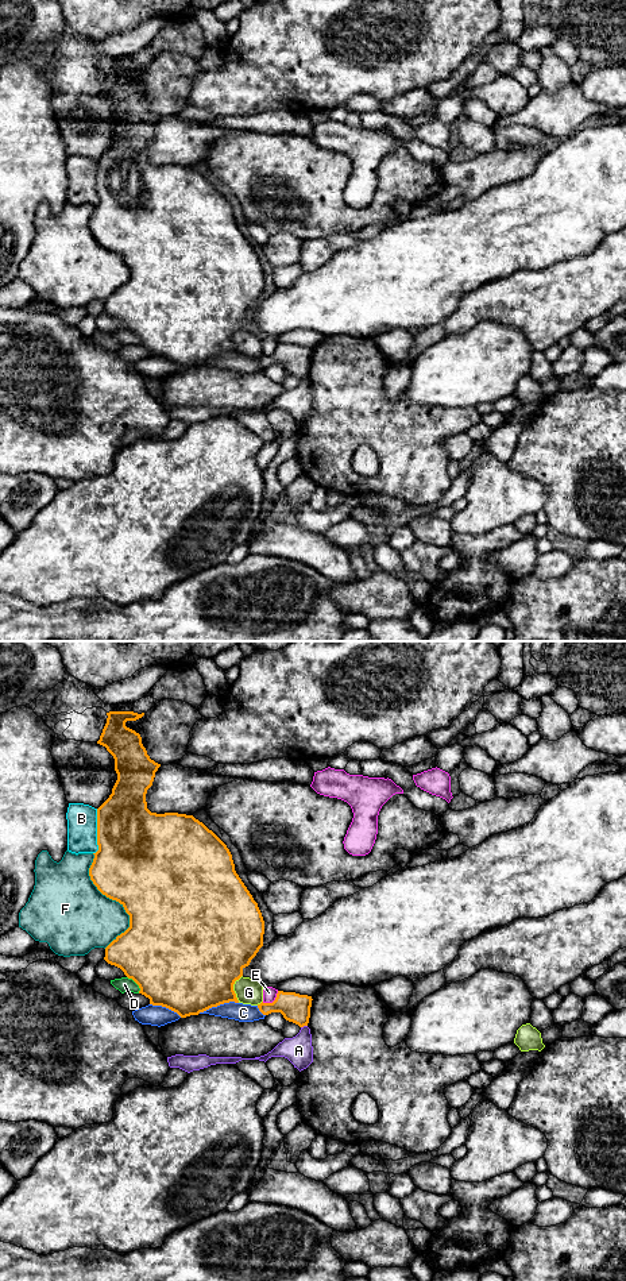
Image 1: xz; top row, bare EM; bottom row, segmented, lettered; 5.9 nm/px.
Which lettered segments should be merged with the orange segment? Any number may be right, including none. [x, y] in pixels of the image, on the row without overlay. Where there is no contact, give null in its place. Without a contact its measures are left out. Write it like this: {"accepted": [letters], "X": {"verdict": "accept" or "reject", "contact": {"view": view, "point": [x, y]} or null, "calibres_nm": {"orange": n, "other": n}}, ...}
{"accepted": [], "A": {"verdict": "reject", "contact": {"view": "xz", "point": [304, 377]}, "calibres_nm": {"orange": 170, "other": 170}}, "B": {"verdict": "reject", "contact": {"view": "xz", "point": [97, 184]}, "calibres_nm": {"orange": 460, "other": 180}}, "C": {"verdict": "reject", "contact": {"view": "xz", "point": [217, 357]}, "calibres_nm": {"orange": 500, "other": 110}}, "D": {"verdict": "reject", "contact": {"view": "xz", "point": [136, 335]}, "calibres_nm": {"orange": 500, "other": 90}}, "E": {"verdict": "reject", "contact": {"view": "xz", "point": [273, 354]}, "calibres_nm": {"orange": 170, "other": 80}}, "F": {"verdict": "reject", "contact": {"view": "xz", "point": [114, 251]}, "calibres_nm": {"orange": 500, "other": 420}}, "G": {"verdict": "reject", "contact": {"view": "xz", "point": [232, 340]}, "calibres_nm": {"orange": 480, "other": 160}}}

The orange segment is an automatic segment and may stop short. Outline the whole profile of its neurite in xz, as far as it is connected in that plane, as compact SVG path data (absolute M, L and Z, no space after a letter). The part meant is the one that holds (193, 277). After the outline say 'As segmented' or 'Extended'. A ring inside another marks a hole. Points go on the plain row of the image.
M109 63L107 65L107 76L103 81L97 96L107 100L107 103L115 111L115 123L117 132L112 140L109 150L97 161L97 197L98 202L94 207L93 215L89 220L89 228L97 242L107 250L119 254L125 265L130 267L130 279L117 288L107 300L104 312L120 320L128 331L132 331L140 340L139 346L150 351L150 356L162 358L174 364L181 370L190 367L198 367L212 359L217 359L224 355L235 354L239 355L233 343L233 336L243 328L243 321L250 317L251 312L256 308L259 301L263 298L264 273L258 255L239 229L235 223L232 207L227 197L202 174L196 171L193 167L165 165L156 166L147 161L146 146L152 138L155 124L161 116L155 115L147 107L146 100L142 96L142 89L135 82L125 78L127 73L136 73L144 67L134 63Z. As segmented

